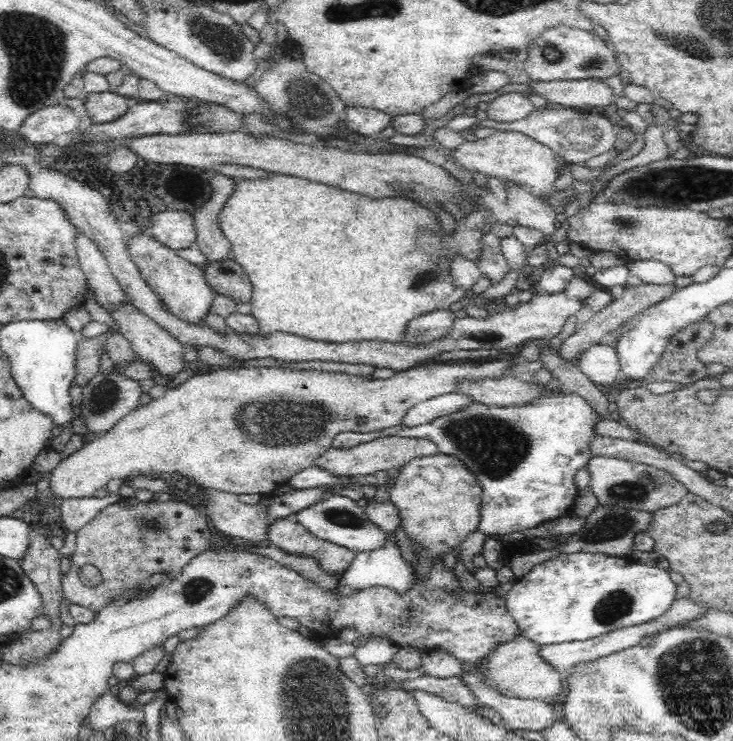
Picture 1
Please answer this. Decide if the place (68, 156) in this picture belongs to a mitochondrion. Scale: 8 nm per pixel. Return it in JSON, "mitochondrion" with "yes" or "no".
{"mitochondrion":"no"}

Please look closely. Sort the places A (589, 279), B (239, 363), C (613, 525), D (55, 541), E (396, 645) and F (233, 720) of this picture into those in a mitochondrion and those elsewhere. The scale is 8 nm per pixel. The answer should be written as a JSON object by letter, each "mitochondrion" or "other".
{"A":"other","B":"other","C":"mitochondrion","D":"other","E":"other","F":"other"}

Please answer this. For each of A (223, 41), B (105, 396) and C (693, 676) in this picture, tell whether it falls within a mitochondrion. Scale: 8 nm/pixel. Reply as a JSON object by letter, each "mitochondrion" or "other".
{"A":"mitochondrion","B":"mitochondrion","C":"mitochondrion"}

